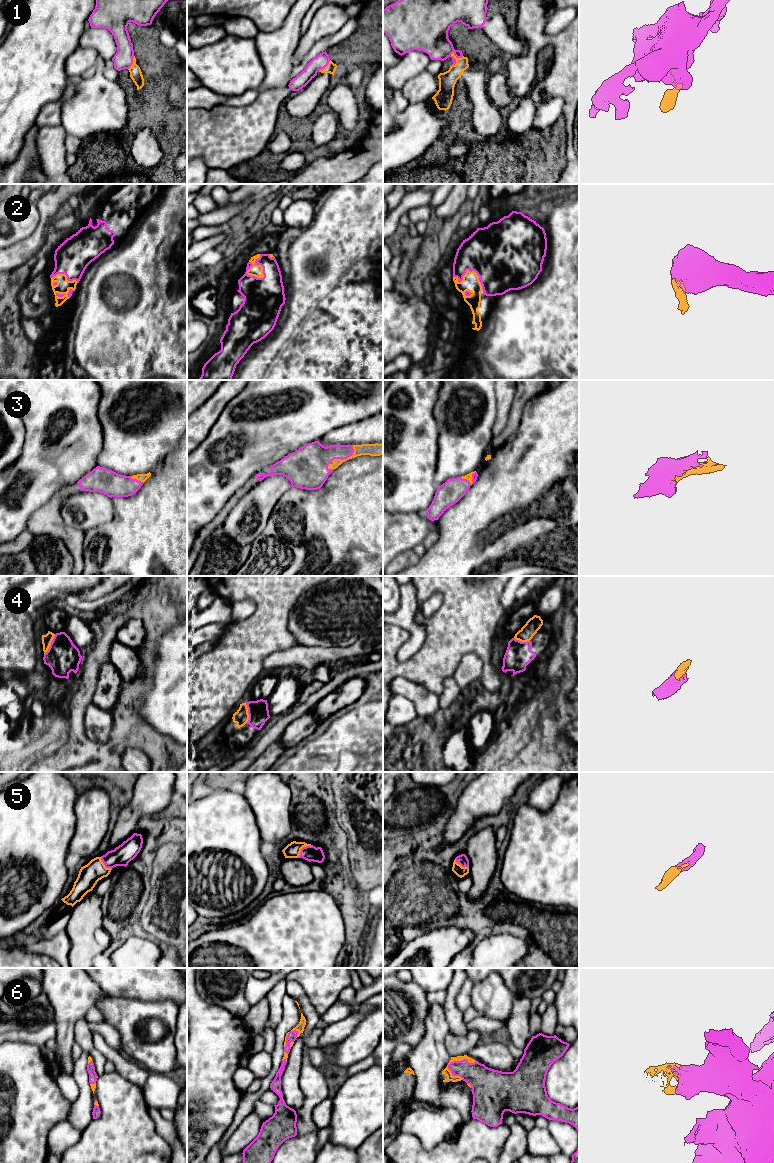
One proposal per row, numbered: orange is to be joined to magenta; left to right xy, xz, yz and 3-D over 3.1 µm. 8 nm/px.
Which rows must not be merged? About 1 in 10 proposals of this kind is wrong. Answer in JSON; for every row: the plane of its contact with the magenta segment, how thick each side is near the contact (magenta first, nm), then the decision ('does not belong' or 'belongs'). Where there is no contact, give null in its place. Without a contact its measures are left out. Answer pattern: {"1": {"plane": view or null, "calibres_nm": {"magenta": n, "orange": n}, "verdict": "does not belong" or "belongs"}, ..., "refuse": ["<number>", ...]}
{"1": {"plane": "yz", "calibres_nm": {"magenta": 260, "orange": 140}, "verdict": "belongs"}, "2": {"plane": "xz", "calibres_nm": {"magenta": 280, "orange": 100}, "verdict": "belongs"}, "3": {"plane": "xz", "calibres_nm": {"magenta": 280, "orange": 100}, "verdict": "belongs"}, "4": {"plane": "xy", "calibres_nm": {"magenta": 260, "orange": 80}, "verdict": "belongs"}, "5": {"plane": "xz", "calibres_nm": {"magenta": 130, "orange": 120}, "verdict": "belongs"}, "6": {"plane": "yz", "calibres_nm": {"magenta": 240, "orange": 60}, "verdict": "belongs"}, "refuse": []}

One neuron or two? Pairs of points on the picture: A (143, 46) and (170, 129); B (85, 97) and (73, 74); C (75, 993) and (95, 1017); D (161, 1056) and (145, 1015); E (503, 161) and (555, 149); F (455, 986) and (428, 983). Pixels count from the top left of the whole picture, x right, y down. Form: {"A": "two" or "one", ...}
{"A": "one", "B": "two", "C": "two", "D": "one", "E": "one", "F": "two"}

